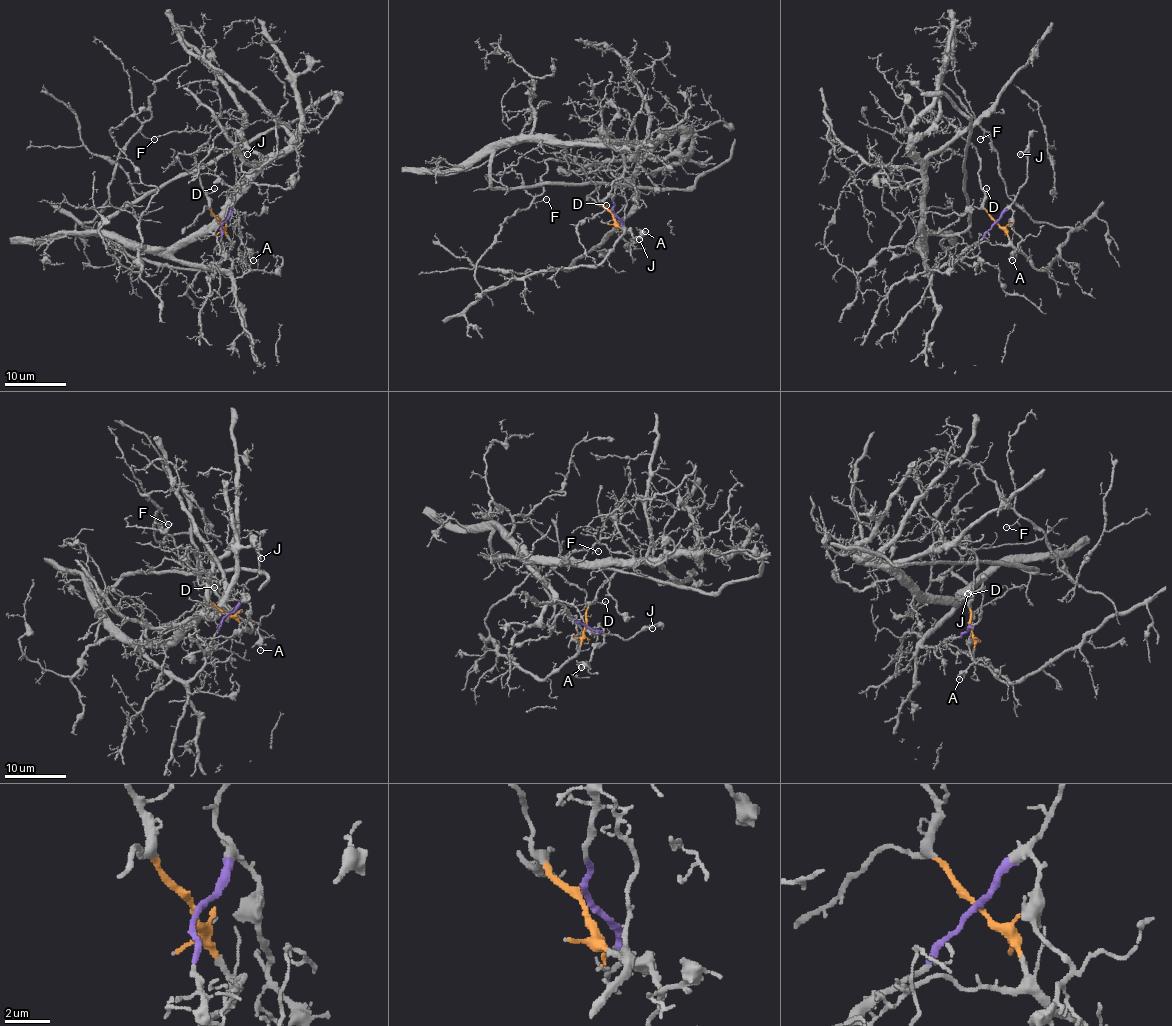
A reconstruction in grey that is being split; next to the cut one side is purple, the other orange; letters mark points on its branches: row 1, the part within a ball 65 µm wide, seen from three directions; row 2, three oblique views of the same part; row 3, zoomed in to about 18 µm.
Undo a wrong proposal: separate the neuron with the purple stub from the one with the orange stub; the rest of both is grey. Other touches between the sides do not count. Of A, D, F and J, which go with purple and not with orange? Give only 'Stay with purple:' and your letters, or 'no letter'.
Stay with purple: A, J

